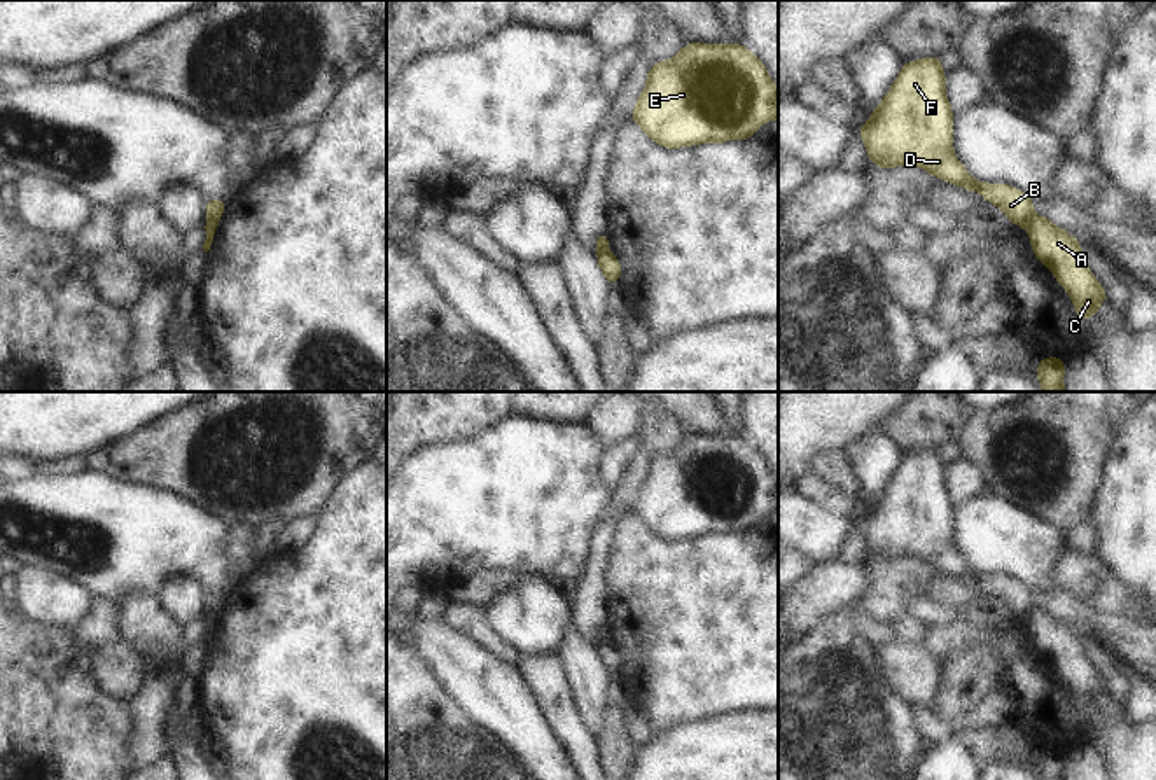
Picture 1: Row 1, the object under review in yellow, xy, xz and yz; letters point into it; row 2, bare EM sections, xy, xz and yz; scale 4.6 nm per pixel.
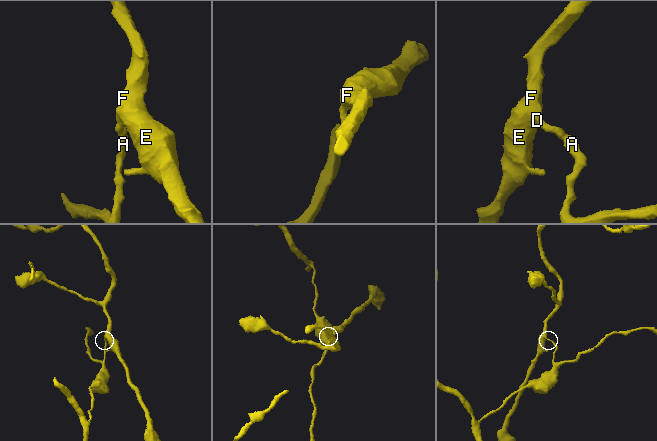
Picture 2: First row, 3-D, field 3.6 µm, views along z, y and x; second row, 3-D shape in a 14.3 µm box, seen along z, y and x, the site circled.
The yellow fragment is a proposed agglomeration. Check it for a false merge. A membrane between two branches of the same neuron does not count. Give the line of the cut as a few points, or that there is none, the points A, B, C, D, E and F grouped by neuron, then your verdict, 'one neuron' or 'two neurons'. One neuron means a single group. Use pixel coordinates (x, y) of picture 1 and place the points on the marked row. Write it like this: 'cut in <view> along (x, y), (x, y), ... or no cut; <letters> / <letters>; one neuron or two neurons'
cut in yz along (1034, 215), (1027, 228); A C / B D E F; two neurons

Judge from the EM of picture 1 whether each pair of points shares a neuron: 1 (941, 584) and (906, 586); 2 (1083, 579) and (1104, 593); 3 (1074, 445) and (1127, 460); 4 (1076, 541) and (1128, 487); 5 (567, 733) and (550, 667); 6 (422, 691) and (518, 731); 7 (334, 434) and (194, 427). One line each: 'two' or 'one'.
1: two
2: one
3: two
4: two
5: one
6: two
7: one

